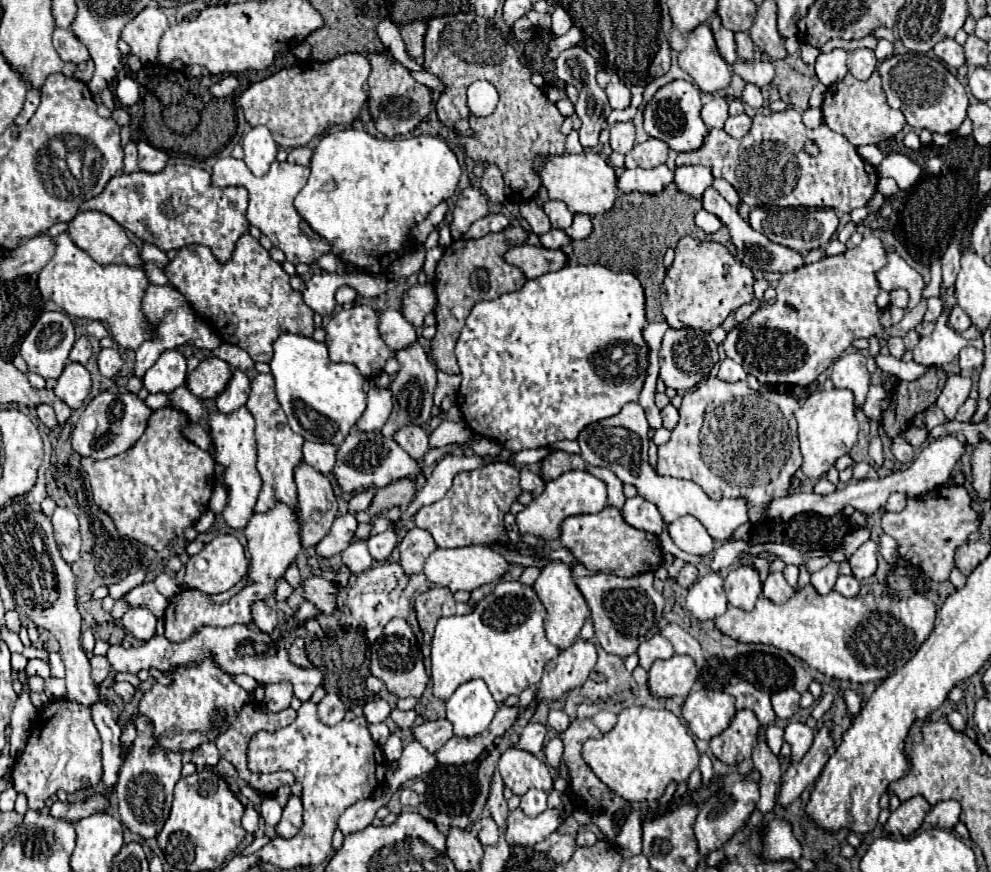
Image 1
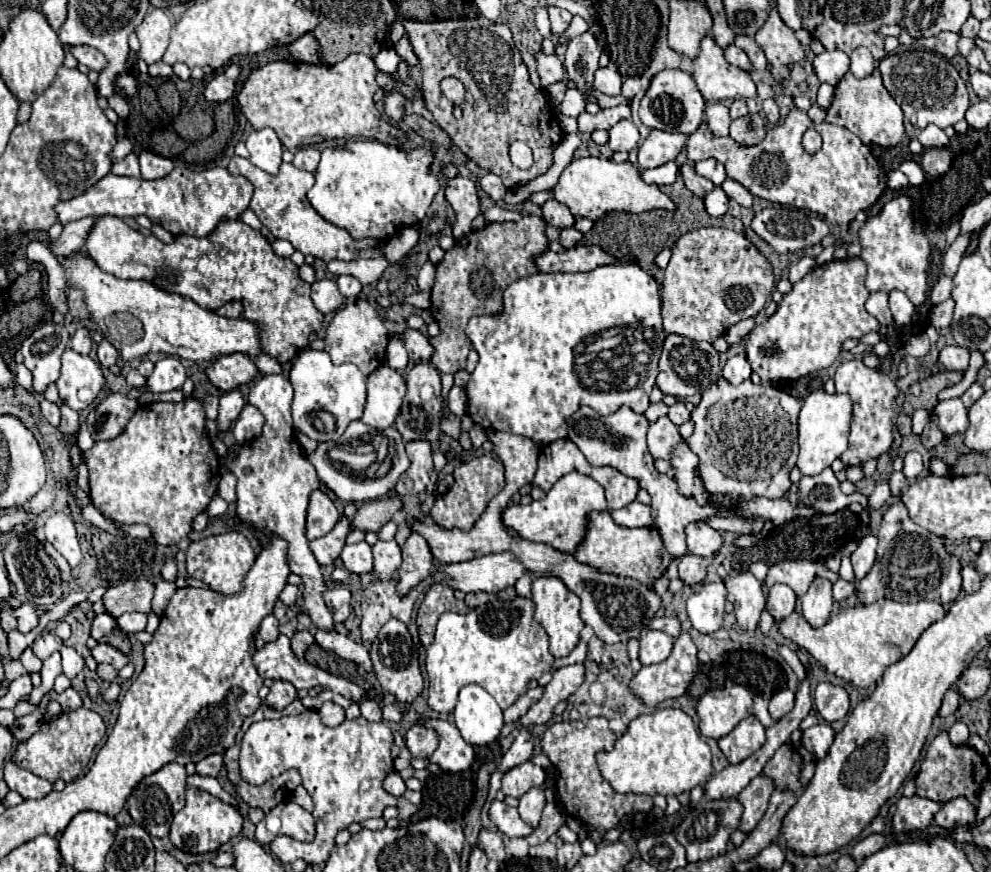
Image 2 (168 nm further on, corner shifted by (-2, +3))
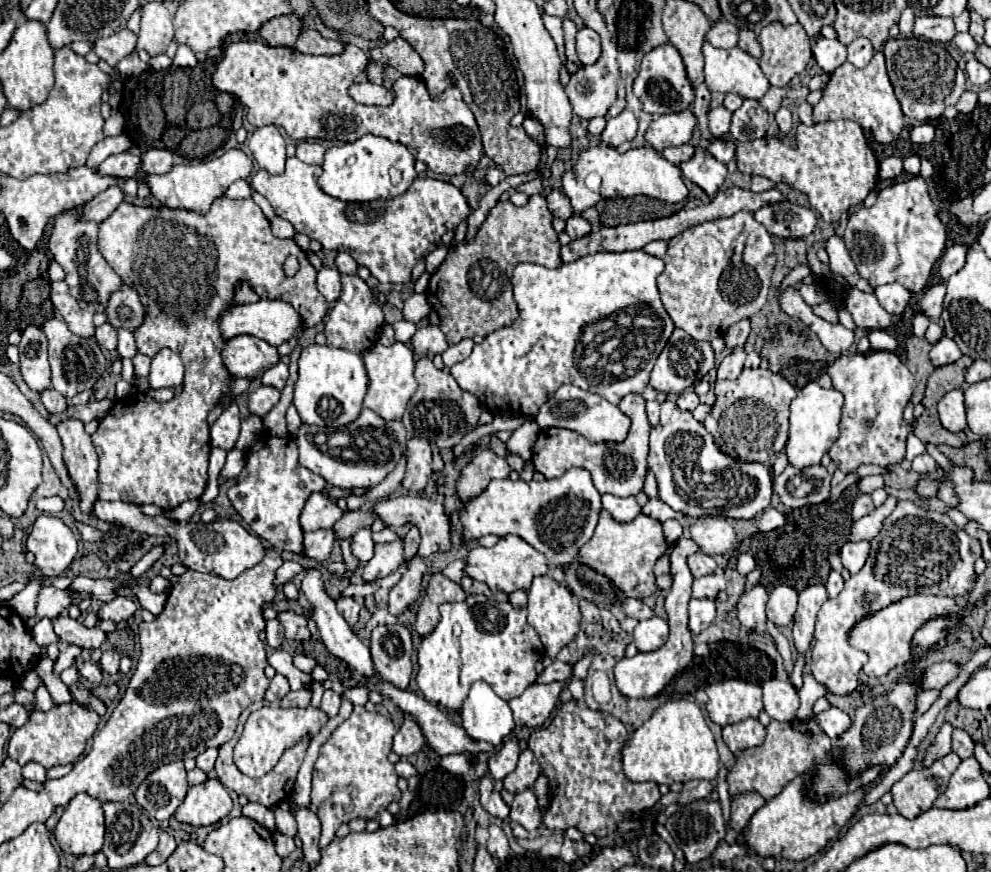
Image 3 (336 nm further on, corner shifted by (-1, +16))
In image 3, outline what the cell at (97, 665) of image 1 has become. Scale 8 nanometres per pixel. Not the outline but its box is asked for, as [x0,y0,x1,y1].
[100,650,120,674]

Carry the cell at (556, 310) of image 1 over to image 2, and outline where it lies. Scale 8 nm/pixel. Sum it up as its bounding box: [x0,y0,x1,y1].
[465,263,665,443]

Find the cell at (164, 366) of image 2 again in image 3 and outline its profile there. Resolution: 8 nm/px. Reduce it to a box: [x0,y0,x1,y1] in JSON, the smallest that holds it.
[148,348,184,390]

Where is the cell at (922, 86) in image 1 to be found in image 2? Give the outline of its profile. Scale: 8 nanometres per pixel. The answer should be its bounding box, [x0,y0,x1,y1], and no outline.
[879,51,969,129]

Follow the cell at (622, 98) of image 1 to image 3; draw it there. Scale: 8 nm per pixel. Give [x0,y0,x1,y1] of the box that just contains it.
[576,28,600,64]

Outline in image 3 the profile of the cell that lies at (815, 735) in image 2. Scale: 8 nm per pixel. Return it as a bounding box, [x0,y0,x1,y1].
[816,708,852,738]

